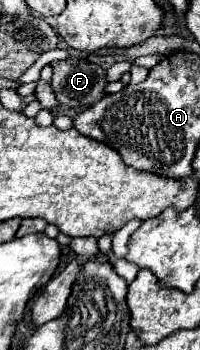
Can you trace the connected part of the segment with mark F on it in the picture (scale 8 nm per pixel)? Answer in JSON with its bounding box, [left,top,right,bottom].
[51,57,109,109]

